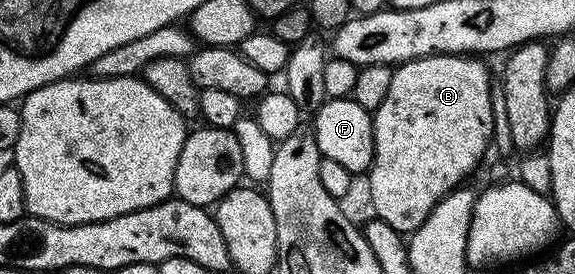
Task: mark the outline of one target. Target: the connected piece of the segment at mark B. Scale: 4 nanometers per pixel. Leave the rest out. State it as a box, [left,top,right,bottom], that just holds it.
[367,56,493,234]

